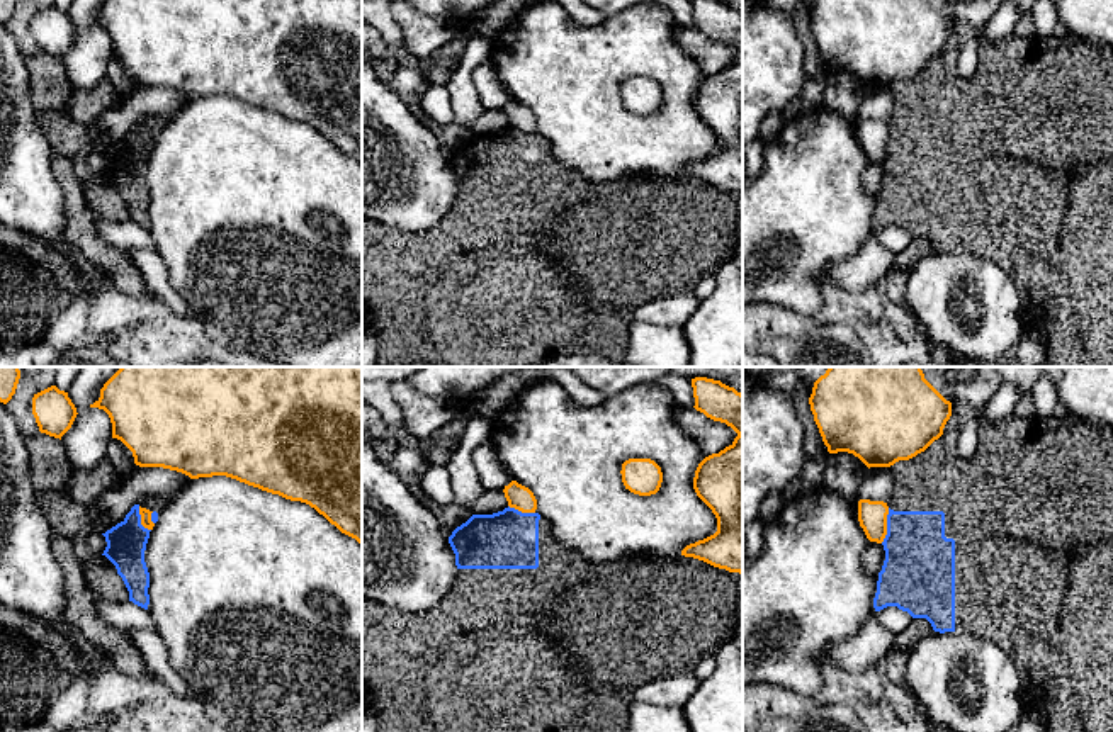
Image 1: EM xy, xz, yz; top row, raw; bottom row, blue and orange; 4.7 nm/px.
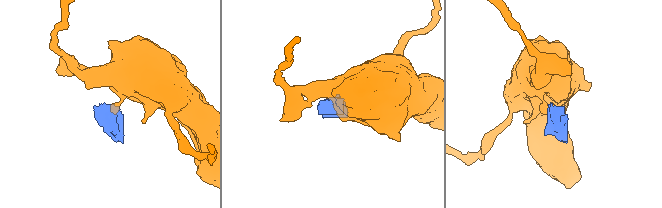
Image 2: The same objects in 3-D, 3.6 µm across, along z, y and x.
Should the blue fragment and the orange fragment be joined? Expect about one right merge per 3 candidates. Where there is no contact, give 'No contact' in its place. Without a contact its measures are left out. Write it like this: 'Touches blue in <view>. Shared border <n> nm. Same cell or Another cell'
Touches blue in yz. Shared border 170 nm. Another cell

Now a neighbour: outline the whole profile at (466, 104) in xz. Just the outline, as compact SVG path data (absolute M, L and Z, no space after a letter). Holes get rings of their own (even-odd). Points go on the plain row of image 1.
M474 34L462 51L459 66L445 83L452 102L454 122L462 127L469 129L472 122L484 112L484 105L477 97L472 75L474 70L479 65L488 63L489 58L491 41L483 34Z

